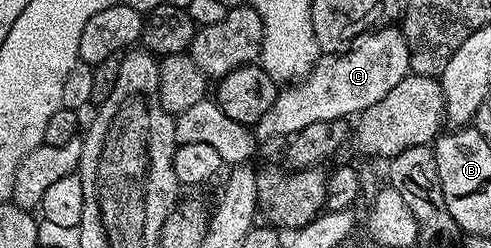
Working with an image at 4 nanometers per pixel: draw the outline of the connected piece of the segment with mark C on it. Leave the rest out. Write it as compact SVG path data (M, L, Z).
M395 26L380 27L357 37L350 50L342 54L322 55L310 74L301 81L286 85L278 91L275 104L268 110L262 120L254 127L258 143L268 137L285 135L288 138L307 128L310 124L330 122L331 119L349 118L360 114L376 101L387 96L391 89L399 84L410 73L410 50L406 43L405 34Z

